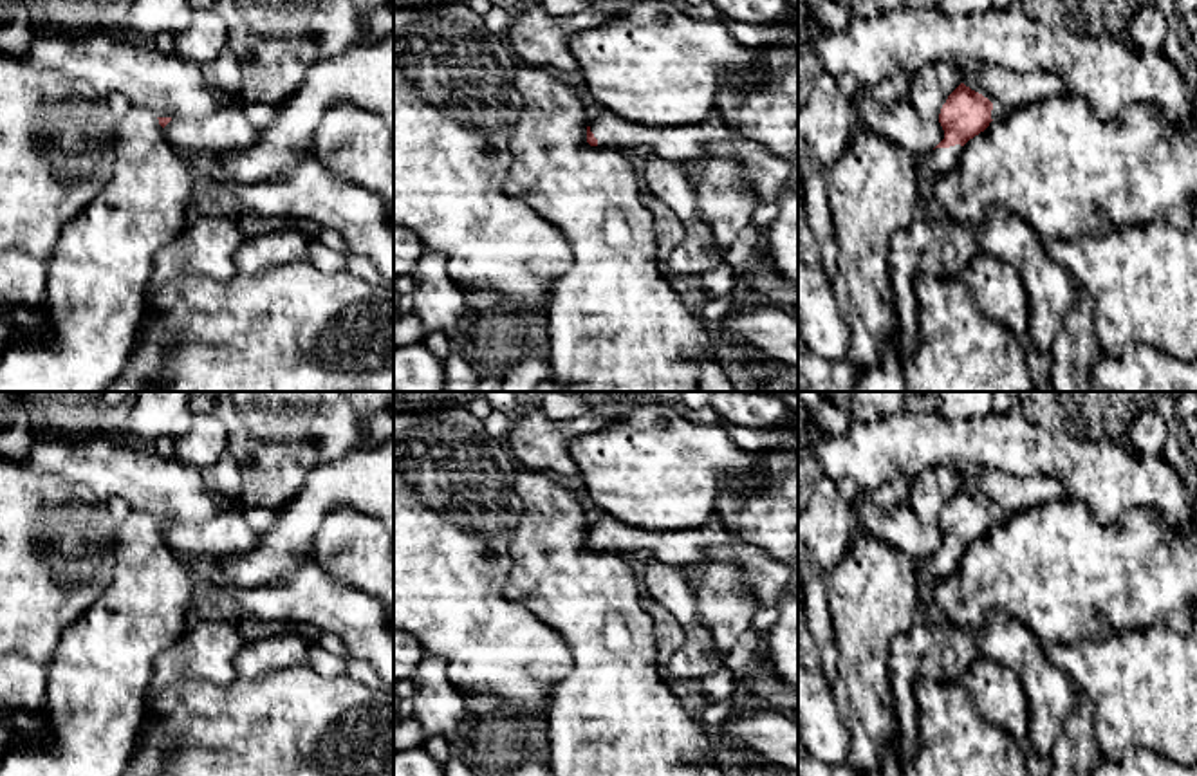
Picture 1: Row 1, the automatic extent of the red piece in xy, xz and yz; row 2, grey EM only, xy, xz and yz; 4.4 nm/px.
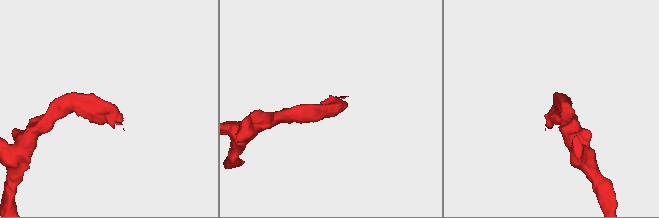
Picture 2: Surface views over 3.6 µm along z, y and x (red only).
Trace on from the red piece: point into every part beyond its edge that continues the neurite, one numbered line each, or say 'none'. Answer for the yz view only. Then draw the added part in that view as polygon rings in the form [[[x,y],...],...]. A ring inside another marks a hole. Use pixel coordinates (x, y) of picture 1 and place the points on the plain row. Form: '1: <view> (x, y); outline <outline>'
1: yz (939, 565); outline [[[960,549],[950,552],[935,552],[926,561],[921,563],[921,572],[924,579],[948,577],[957,570],[960,558],[962,558]]]

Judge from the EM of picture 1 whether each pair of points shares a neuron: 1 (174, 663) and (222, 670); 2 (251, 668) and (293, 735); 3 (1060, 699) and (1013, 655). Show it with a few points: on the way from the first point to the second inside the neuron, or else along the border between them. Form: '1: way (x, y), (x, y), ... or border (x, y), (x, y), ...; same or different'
1: way (186, 663), (210, 663); same
2: border (298, 665), (237, 679); different
3: way (1048, 686), (1026, 661); same

